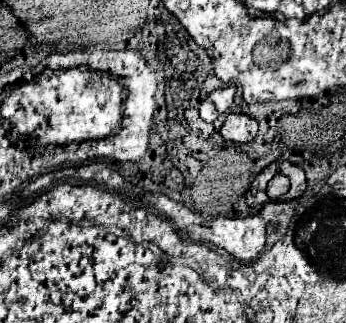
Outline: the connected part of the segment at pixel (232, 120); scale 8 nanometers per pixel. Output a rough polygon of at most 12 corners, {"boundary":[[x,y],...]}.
{"boundary":[[227,115],[221,135],[233,143],[249,143],[257,121],[249,115]]}

